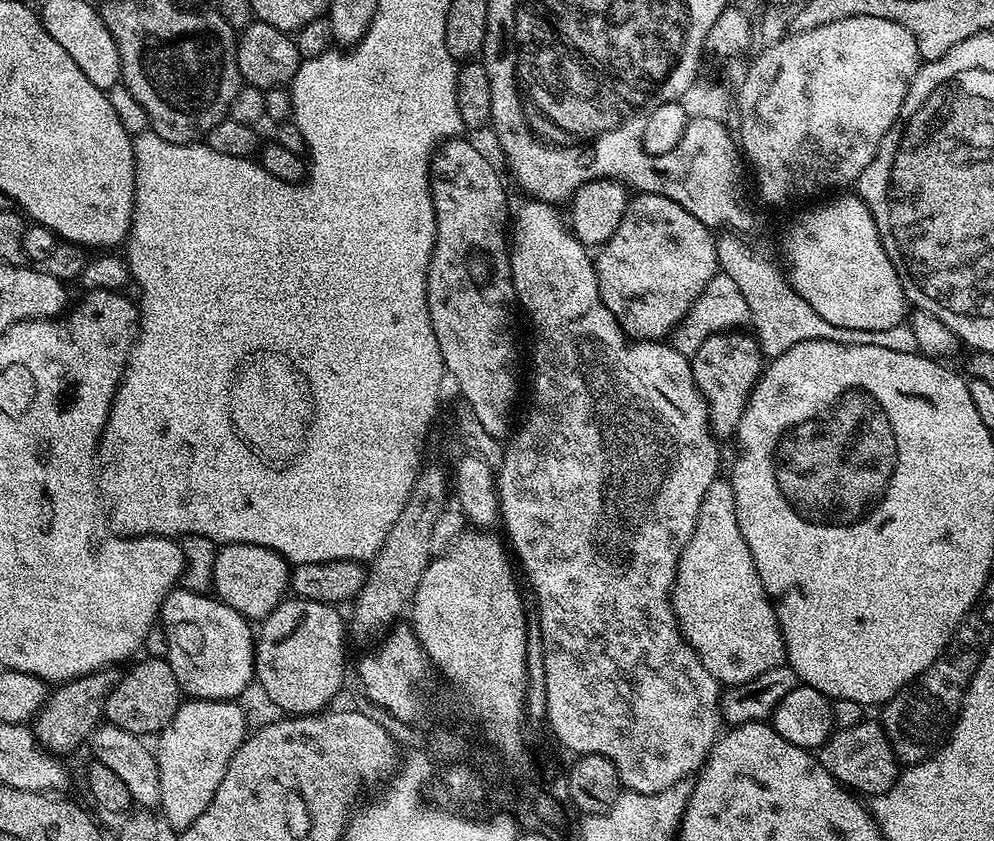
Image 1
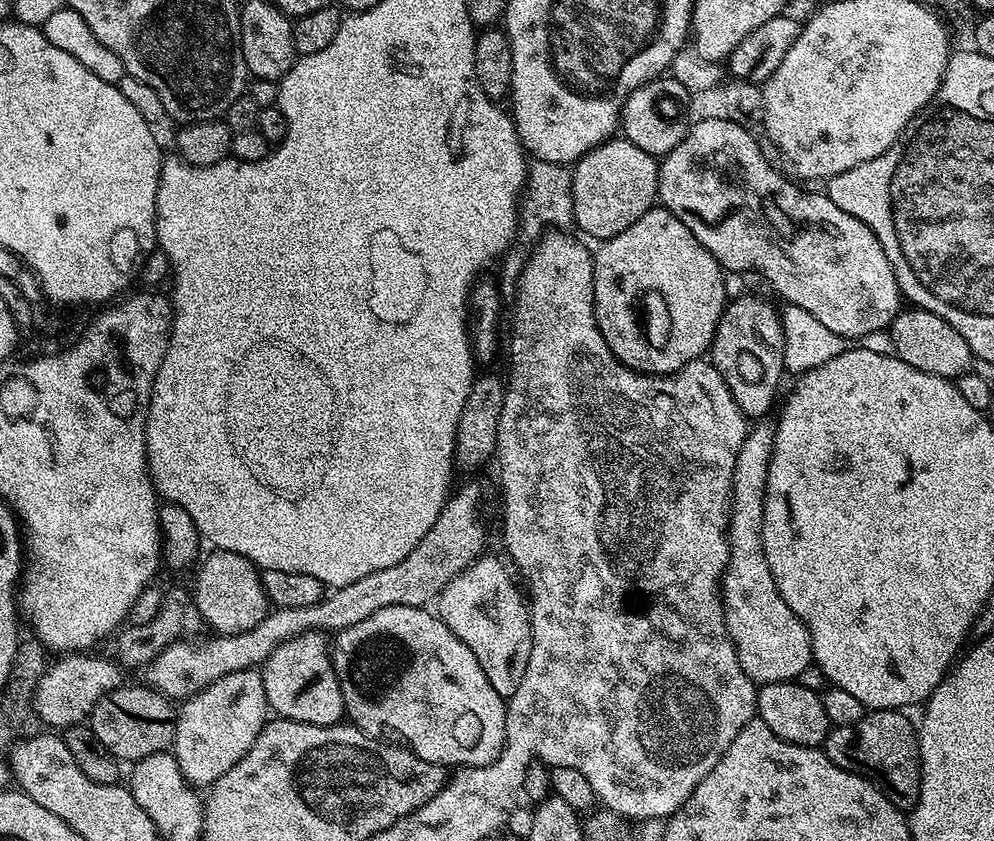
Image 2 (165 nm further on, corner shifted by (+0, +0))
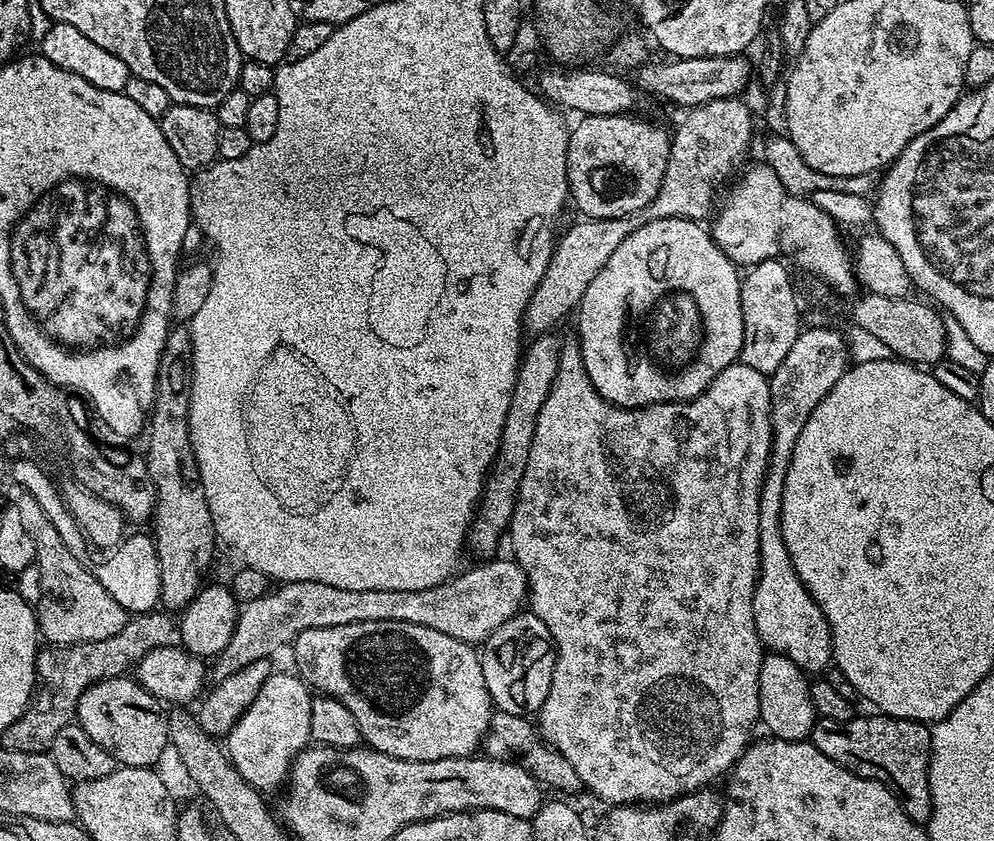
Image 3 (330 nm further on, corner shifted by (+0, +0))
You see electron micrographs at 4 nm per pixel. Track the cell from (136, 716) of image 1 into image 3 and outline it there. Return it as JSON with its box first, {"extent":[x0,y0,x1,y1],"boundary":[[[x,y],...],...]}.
{"extent":[76,675,169,768],"boundary":[[[127,675],[99,680],[82,694],[76,707],[76,720],[116,759],[117,765],[125,768],[152,768],[162,748],[169,744],[168,717],[162,711],[161,701],[150,695],[140,681]]]}

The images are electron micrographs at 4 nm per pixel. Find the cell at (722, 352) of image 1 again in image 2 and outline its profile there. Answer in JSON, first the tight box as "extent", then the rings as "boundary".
{"extent":[710,294,786,418],"boundary":[[[741,294],[727,301],[712,340],[710,359],[718,374],[722,374],[726,386],[730,386],[730,394],[734,394],[734,402],[738,402],[745,417],[764,418],[776,400],[780,375],[786,372],[784,335],[780,308],[760,296],[748,295]]]}

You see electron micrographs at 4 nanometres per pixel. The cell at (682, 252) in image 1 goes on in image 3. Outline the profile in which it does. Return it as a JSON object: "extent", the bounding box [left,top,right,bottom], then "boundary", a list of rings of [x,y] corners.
{"extent":[574,218,744,410],"boundary":[[[658,218],[654,222],[646,222],[642,226],[638,226],[638,230],[634,230],[634,234],[627,236],[622,242],[622,246],[618,246],[618,250],[614,250],[614,254],[610,254],[606,266],[602,266],[602,270],[598,270],[598,278],[594,278],[594,282],[590,282],[590,286],[586,286],[586,294],[582,294],[579,309],[574,316],[576,332],[580,335],[578,343],[582,362],[586,366],[586,374],[590,378],[590,382],[594,382],[594,390],[598,390],[598,394],[602,394],[602,398],[618,405],[619,408],[635,408],[637,410],[648,408],[652,404],[679,404],[681,400],[693,400],[694,397],[701,396],[710,386],[710,382],[714,382],[714,378],[718,378],[718,374],[722,374],[722,370],[726,370],[726,366],[740,360],[742,338],[744,337],[742,302],[740,301],[741,279],[742,276],[737,265],[733,264],[730,258],[726,258],[726,254],[722,254],[722,250],[712,240],[711,231],[703,223],[682,218]]]}

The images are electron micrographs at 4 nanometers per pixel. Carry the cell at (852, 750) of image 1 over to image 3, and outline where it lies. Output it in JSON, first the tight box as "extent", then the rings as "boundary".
{"extent":[810,715,932,825],"boundary":[[[853,715],[846,722],[817,719],[810,743],[826,758],[846,770],[874,782],[882,782],[898,798],[902,810],[916,824],[927,825],[932,817],[932,795],[928,789],[928,763],[932,757],[932,734],[927,723],[918,720],[895,720],[893,716]]]}

